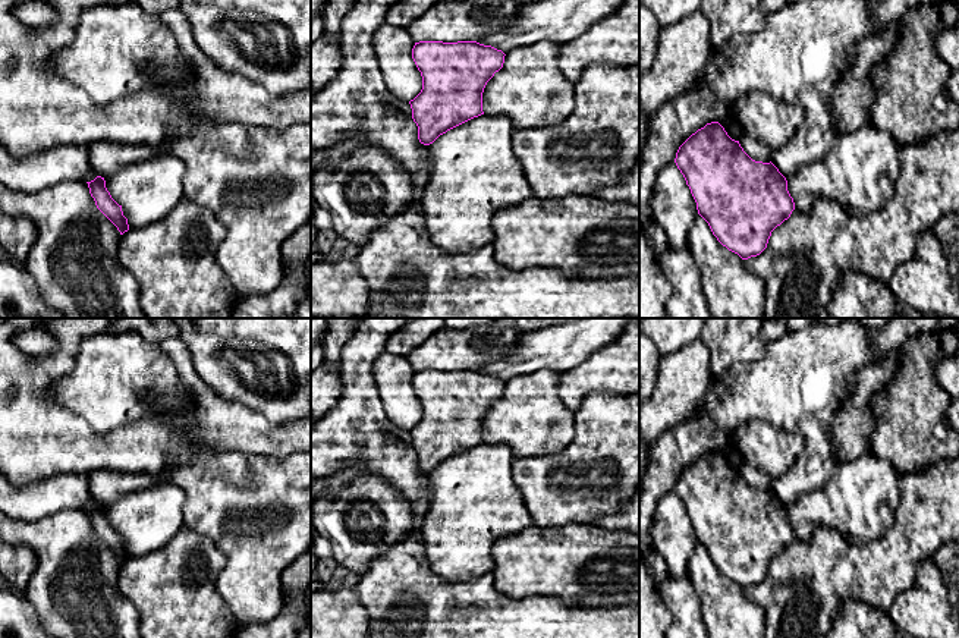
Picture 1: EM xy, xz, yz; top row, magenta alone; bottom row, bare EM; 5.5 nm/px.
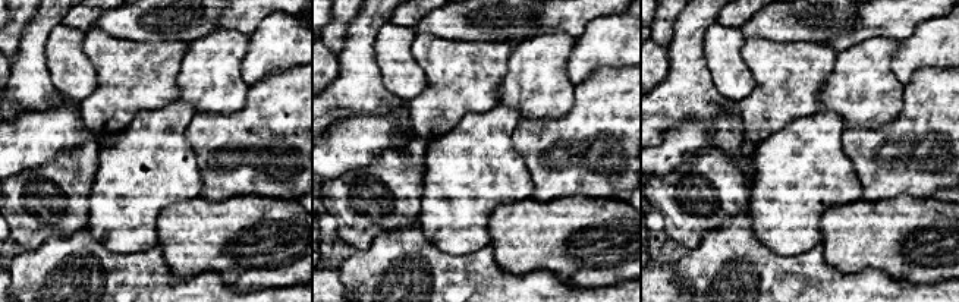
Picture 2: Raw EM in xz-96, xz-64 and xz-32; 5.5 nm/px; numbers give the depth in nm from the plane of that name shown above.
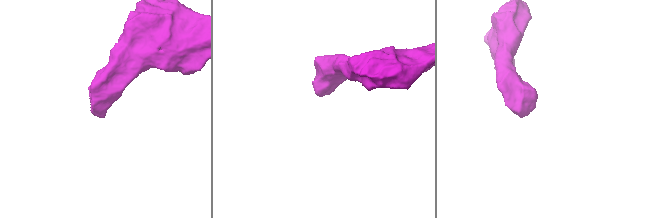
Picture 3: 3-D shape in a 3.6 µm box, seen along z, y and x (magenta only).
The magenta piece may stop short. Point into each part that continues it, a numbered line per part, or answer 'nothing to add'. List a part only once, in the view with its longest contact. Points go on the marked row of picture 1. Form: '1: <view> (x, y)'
nothing to add

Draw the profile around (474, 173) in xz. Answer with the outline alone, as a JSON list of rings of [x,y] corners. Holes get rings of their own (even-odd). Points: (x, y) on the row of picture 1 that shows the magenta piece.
[[[481,114],[427,145],[431,175],[422,195],[422,210],[425,229],[437,246],[458,254],[494,243],[494,216],[534,197],[523,166],[512,151],[512,133],[507,117]]]

